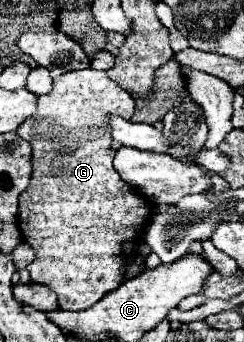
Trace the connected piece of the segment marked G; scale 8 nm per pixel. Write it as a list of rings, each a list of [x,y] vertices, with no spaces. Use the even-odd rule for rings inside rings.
[[[92,67],[82,71],[70,71],[54,79],[54,89],[48,95],[38,97],[38,115],[18,127],[18,135],[32,145],[32,179],[28,189],[20,195],[18,227],[22,239],[32,245],[36,259],[26,267],[34,283],[48,285],[58,295],[58,305],[64,311],[80,311],[98,303],[106,293],[122,285],[126,259],[118,259],[132,251],[130,243],[138,241],[154,213],[150,199],[134,191],[114,169],[112,161],[116,151],[110,147],[112,131],[110,119],[132,119],[134,99],[118,83],[114,83],[106,71]]]

